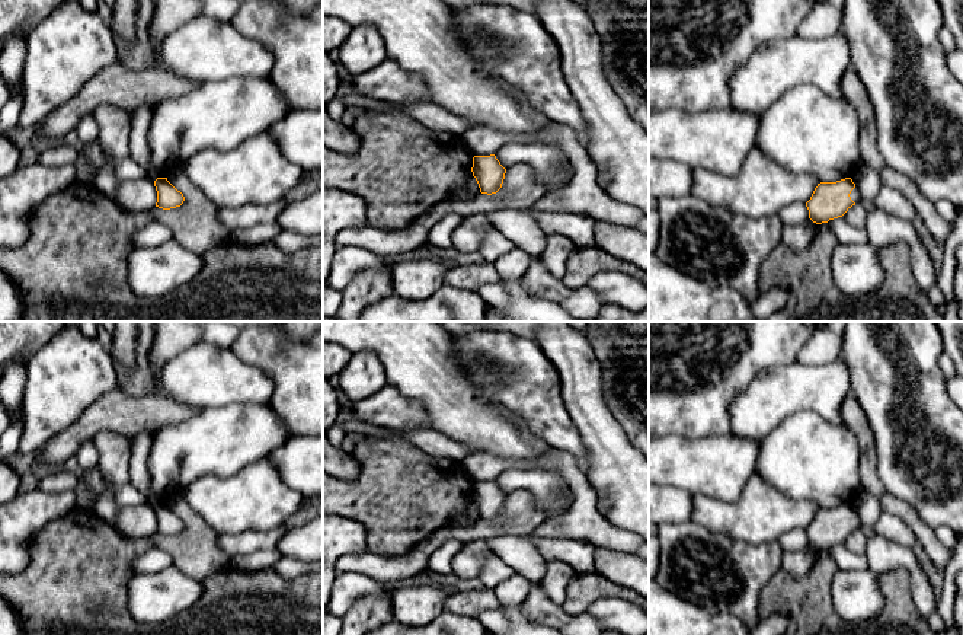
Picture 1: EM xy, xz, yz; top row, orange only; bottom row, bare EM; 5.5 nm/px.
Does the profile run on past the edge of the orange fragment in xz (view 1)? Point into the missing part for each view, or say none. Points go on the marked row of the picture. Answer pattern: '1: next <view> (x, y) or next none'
1: next none

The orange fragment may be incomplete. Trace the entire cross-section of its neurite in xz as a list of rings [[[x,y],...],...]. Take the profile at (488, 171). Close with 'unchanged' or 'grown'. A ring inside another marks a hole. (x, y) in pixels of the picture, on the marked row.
[[[495,154],[473,157],[473,176],[476,178],[482,194],[496,194],[503,184],[506,169]]]; unchanged

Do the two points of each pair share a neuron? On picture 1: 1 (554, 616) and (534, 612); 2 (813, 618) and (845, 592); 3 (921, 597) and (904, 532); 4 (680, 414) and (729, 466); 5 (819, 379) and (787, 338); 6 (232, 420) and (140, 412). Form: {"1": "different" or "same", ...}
{"1": "same", "2": "different", "3": "different", "4": "different", "5": "different", "6": "different"}

